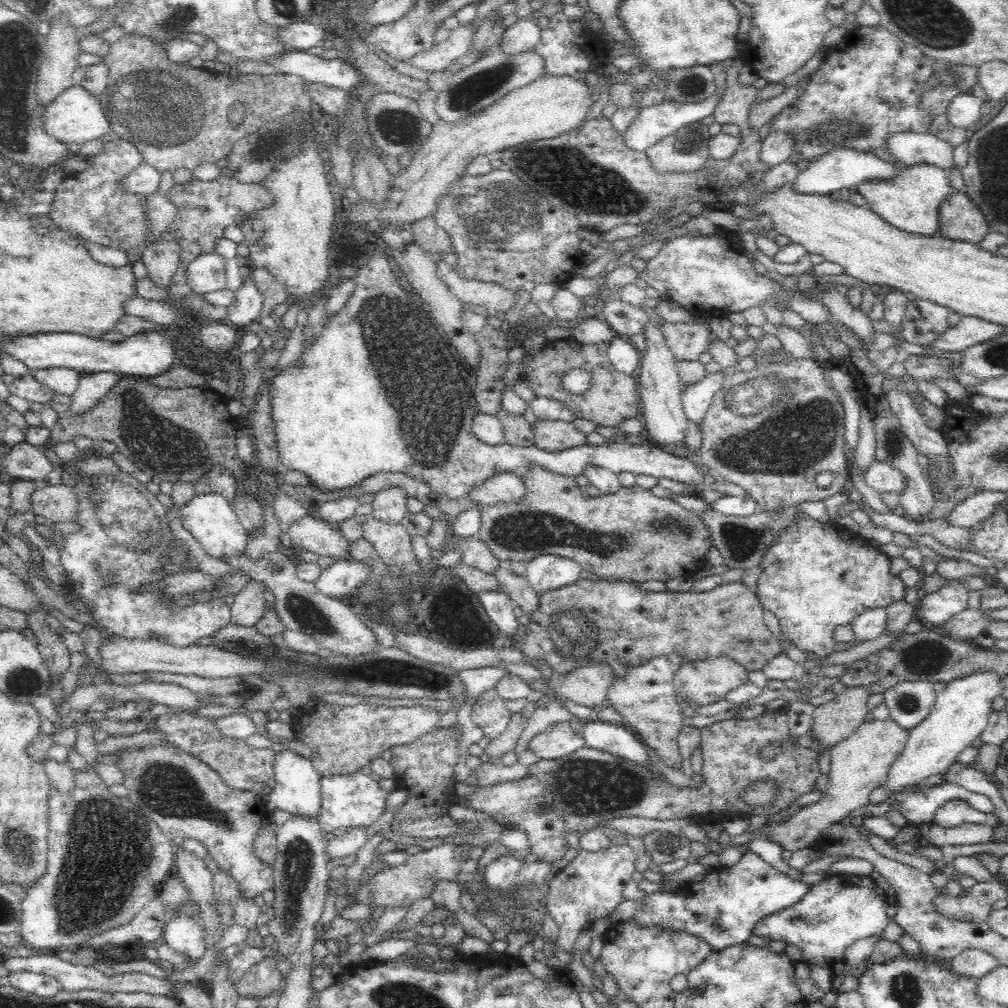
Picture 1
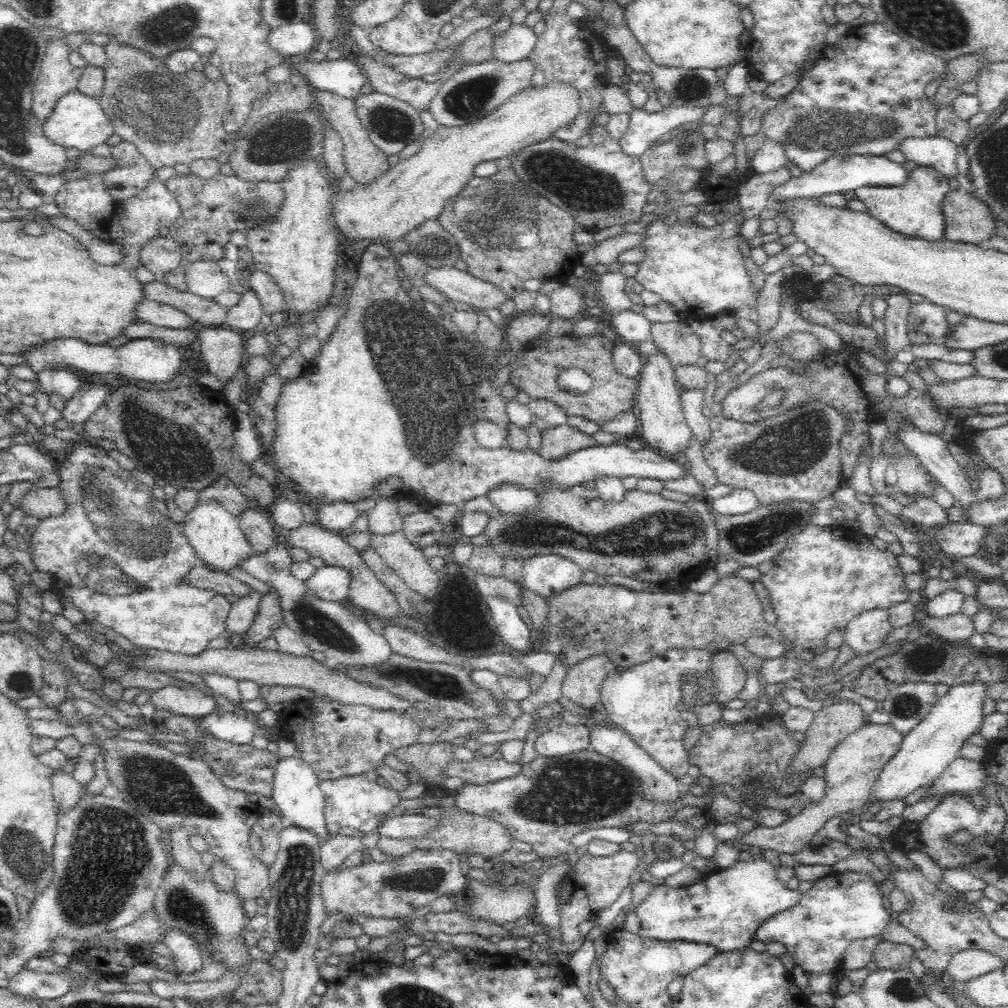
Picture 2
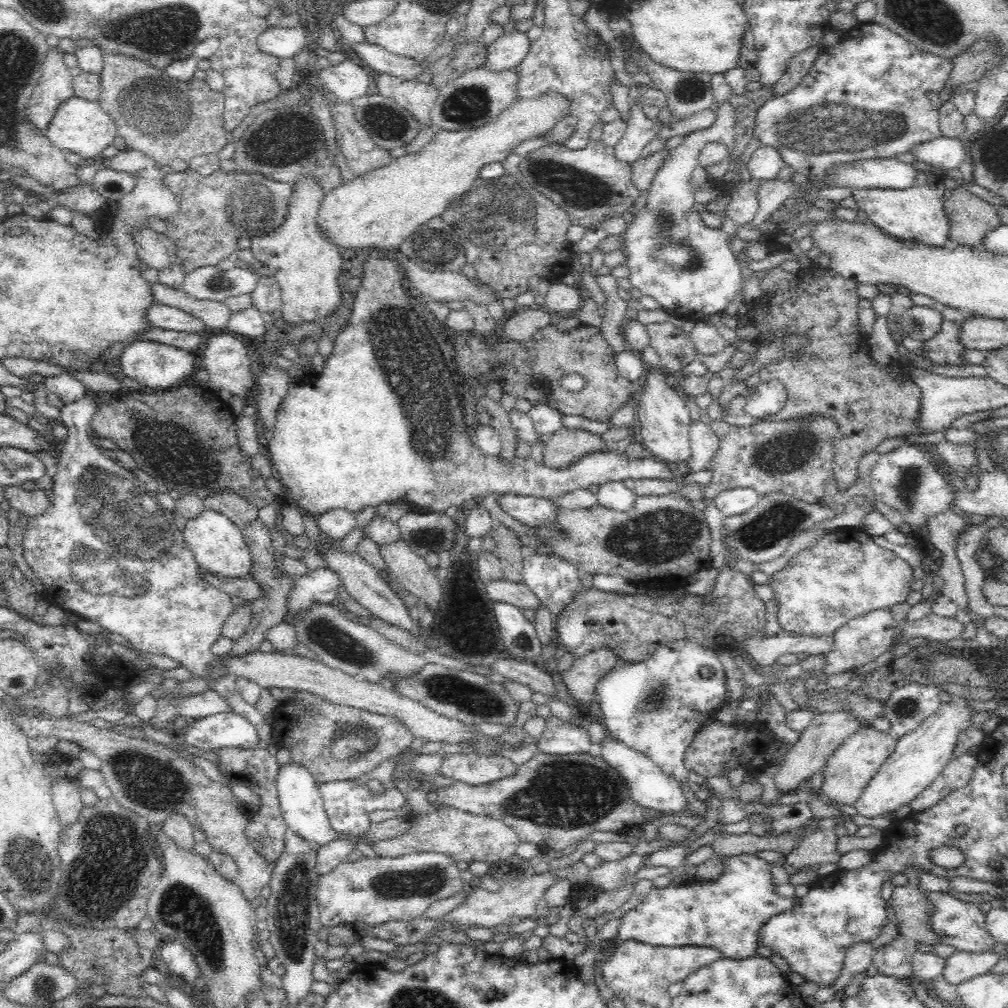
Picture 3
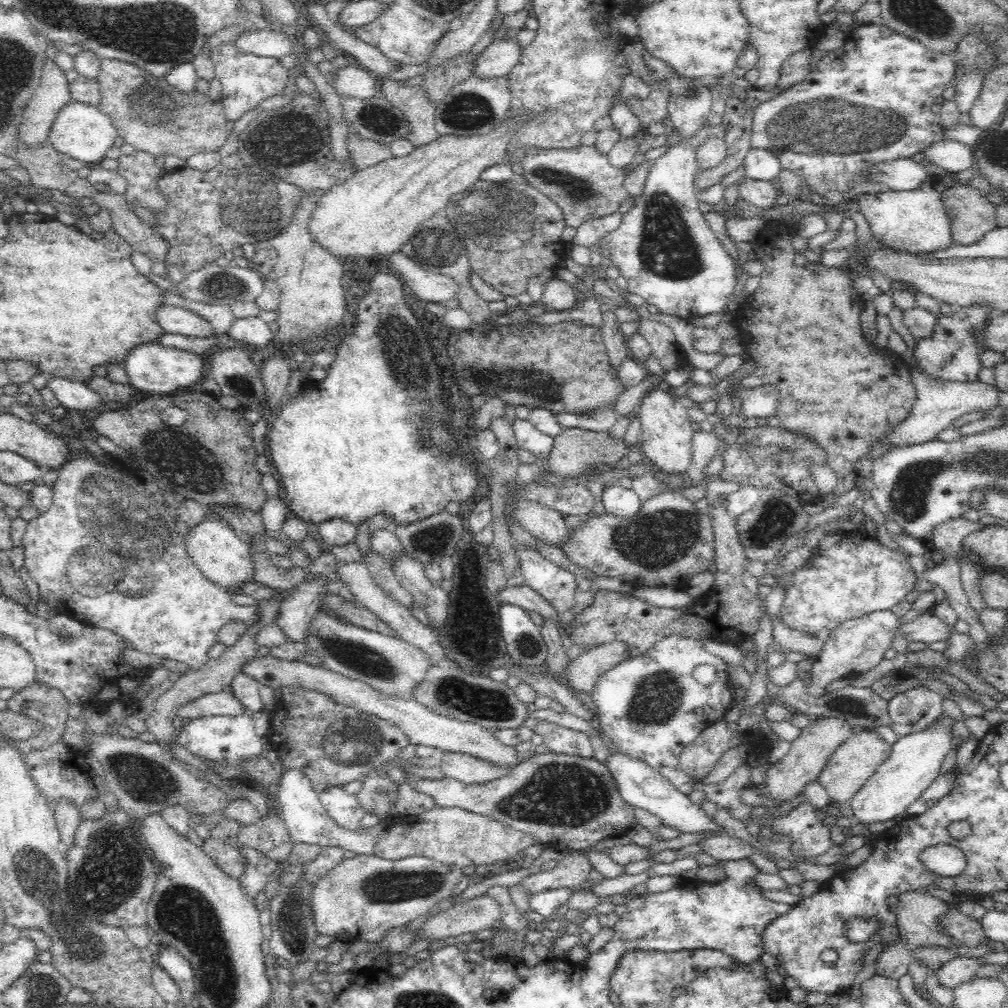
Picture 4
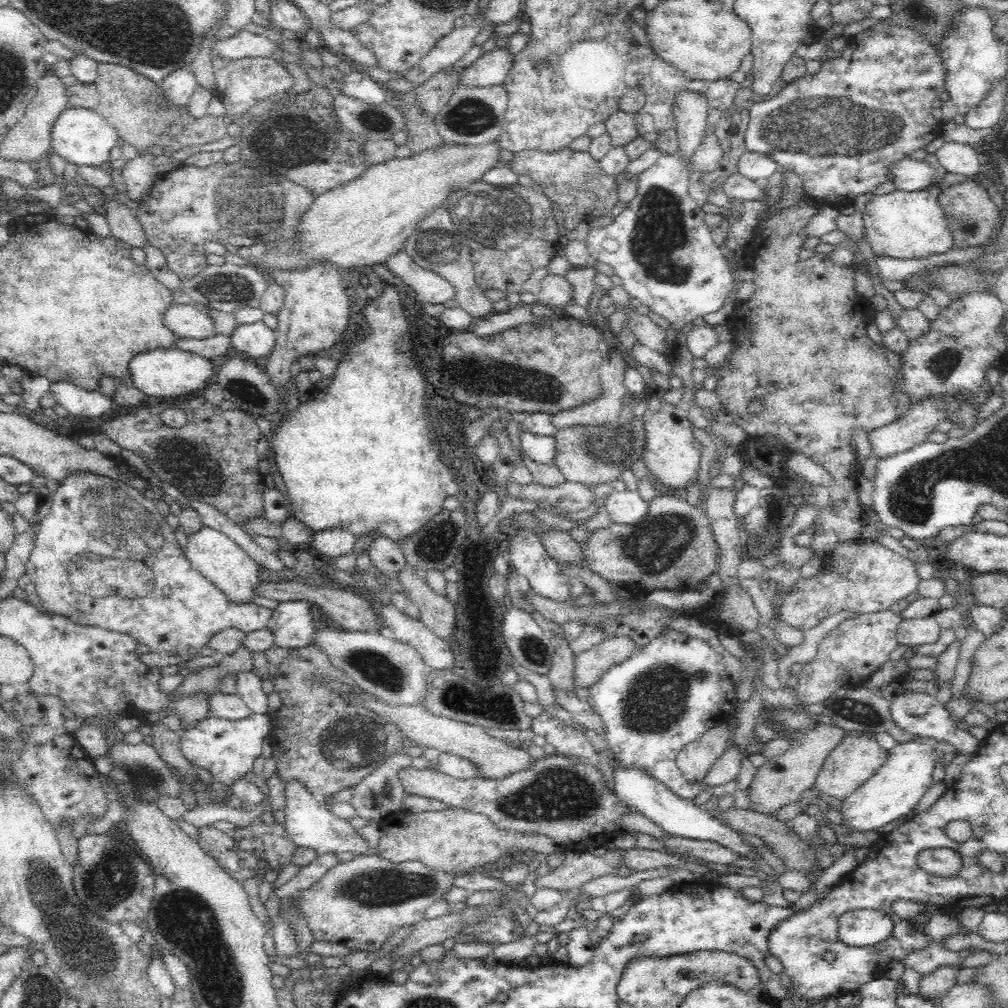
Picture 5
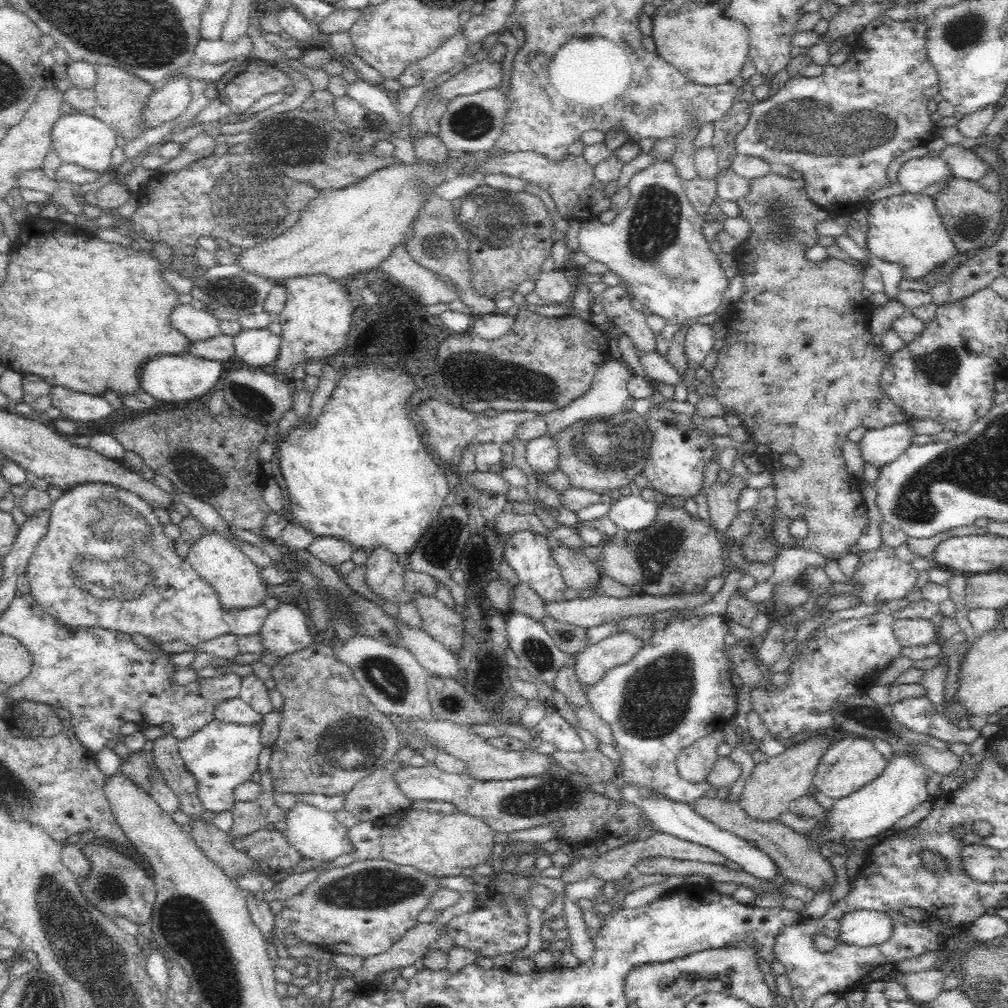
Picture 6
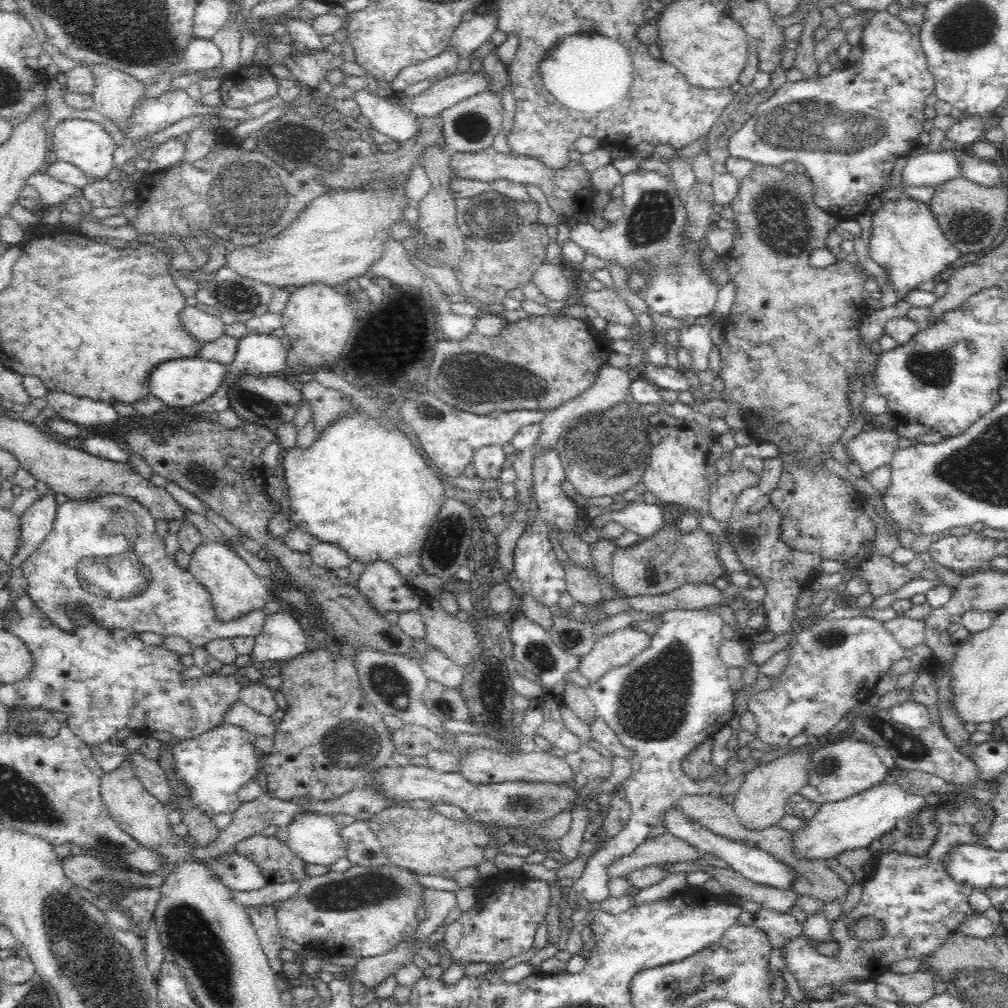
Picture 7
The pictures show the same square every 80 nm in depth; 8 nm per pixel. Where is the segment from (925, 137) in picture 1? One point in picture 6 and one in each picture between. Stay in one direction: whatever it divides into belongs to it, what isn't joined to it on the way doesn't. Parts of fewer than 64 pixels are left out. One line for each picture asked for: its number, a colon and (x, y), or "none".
2: (936, 152)
3: (945, 153)
4: (953, 156)
5: (957, 158)
6: (964, 163)

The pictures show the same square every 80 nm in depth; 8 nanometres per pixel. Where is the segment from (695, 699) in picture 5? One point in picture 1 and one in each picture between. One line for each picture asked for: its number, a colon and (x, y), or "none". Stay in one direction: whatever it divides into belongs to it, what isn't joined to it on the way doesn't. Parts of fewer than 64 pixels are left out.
1: (647, 698)
2: (641, 701)
3: (652, 706)
4: (650, 707)

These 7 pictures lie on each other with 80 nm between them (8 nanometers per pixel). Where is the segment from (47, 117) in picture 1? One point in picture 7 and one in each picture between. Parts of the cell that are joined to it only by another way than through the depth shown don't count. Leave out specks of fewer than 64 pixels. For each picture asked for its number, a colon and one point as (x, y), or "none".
2: (78, 120)
3: (79, 125)
4: (80, 131)
5: (81, 136)
6: (81, 139)
7: (87, 145)

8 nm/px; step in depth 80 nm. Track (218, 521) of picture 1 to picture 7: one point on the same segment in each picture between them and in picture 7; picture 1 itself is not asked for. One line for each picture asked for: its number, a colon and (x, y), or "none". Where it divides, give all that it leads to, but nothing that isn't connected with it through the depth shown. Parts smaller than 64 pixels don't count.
2: (215, 535)
3: (219, 547)
4: (223, 557)
5: (216, 556)
6: (229, 571)
7: (235, 589)

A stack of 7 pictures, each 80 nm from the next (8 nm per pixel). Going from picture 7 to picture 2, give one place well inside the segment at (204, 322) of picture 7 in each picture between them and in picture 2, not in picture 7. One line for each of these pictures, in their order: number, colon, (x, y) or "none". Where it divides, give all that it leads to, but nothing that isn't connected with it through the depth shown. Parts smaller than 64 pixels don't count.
2: (149, 311)
3: (159, 315)
4: (176, 320)
5: (184, 320)
6: (195, 324)

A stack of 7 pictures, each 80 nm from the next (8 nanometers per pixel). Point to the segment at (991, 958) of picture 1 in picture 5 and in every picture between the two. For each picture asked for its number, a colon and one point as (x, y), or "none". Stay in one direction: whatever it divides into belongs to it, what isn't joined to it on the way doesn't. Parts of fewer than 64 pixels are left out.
2: (965, 965)
3: (962, 965)
4: (961, 968)
5: (934, 985)

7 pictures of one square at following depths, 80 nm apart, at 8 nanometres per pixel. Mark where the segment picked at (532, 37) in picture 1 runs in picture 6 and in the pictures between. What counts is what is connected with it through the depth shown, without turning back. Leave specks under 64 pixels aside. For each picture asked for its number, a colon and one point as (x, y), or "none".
2: (518, 41)
3: (508, 50)
4: (499, 58)
5: (491, 67)
6: (486, 74)

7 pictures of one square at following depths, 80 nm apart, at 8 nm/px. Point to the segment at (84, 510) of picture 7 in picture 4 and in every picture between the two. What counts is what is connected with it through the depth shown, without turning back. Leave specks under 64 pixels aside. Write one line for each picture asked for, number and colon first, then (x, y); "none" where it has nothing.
4: (106, 553)
5: (105, 556)
6: (104, 561)

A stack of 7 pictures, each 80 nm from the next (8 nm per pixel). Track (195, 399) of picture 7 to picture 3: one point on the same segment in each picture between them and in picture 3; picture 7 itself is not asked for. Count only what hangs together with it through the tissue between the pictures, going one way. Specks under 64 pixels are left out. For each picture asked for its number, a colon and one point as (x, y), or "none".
3: (159, 366)
4: (154, 369)
5: (162, 373)
6: (170, 378)

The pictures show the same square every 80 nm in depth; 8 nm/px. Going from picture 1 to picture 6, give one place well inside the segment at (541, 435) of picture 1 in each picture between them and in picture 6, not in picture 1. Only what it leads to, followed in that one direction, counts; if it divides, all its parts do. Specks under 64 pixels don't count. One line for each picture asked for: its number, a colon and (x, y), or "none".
2: (556, 441)
3: (559, 449)
4: (574, 451)
5: (590, 455)
6: (599, 455)

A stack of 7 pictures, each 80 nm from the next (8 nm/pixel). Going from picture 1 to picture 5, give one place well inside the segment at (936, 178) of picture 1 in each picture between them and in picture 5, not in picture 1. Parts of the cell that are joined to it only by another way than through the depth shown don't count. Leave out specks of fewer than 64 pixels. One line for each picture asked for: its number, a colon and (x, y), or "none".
2: (915, 209)
3: (917, 213)
4: (915, 221)
5: (901, 224)

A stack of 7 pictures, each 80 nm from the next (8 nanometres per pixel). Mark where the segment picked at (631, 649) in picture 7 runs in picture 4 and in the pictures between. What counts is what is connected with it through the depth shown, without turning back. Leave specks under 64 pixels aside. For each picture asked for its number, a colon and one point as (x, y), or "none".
4: (582, 674)
5: (590, 666)
6: (592, 664)

